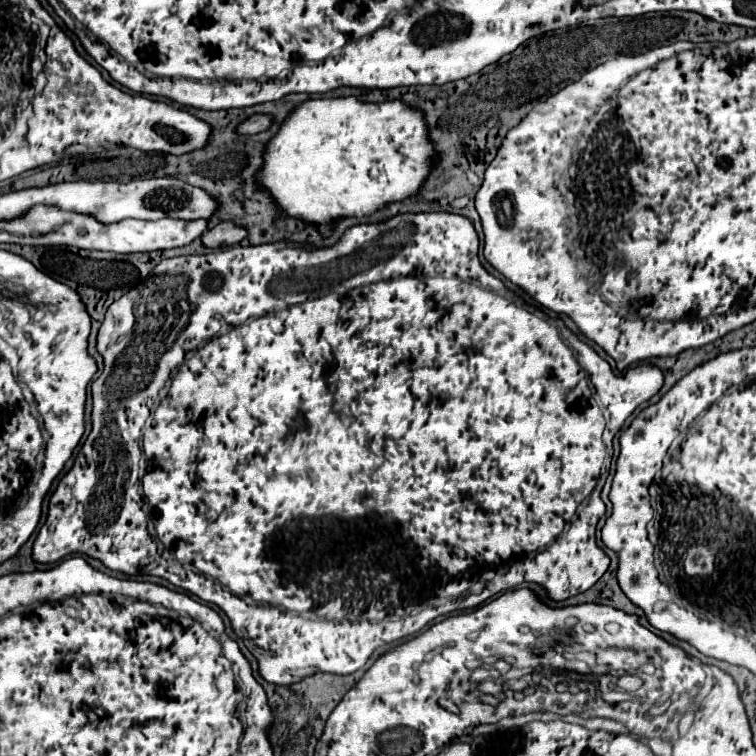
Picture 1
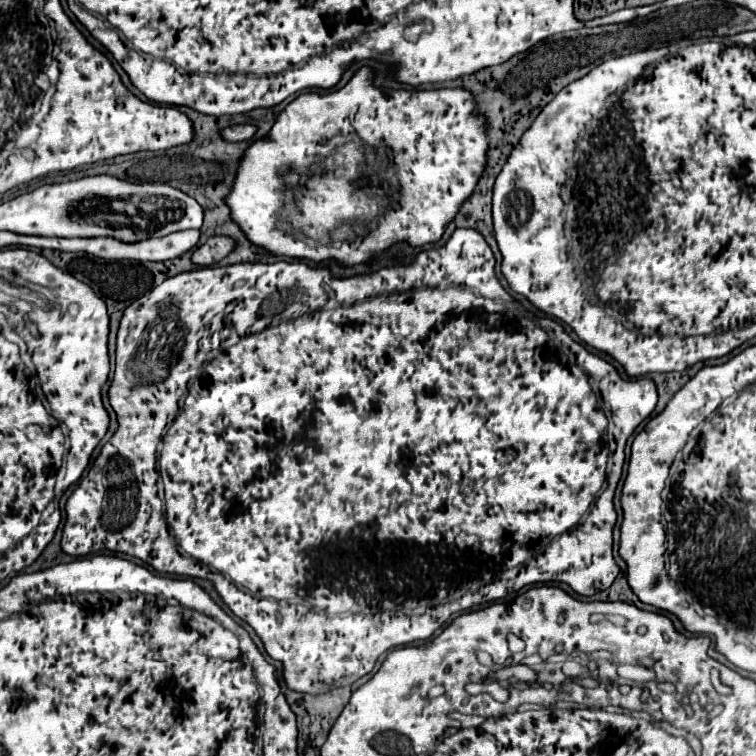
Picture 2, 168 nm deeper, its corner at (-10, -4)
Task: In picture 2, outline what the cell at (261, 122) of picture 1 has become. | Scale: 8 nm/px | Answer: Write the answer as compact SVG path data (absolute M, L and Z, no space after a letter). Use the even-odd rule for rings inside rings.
M237 124L237 126L229 126L221 130L221 138L229 140L229 142L239 142L239 140L249 140L255 134L255 126L251 124Z

